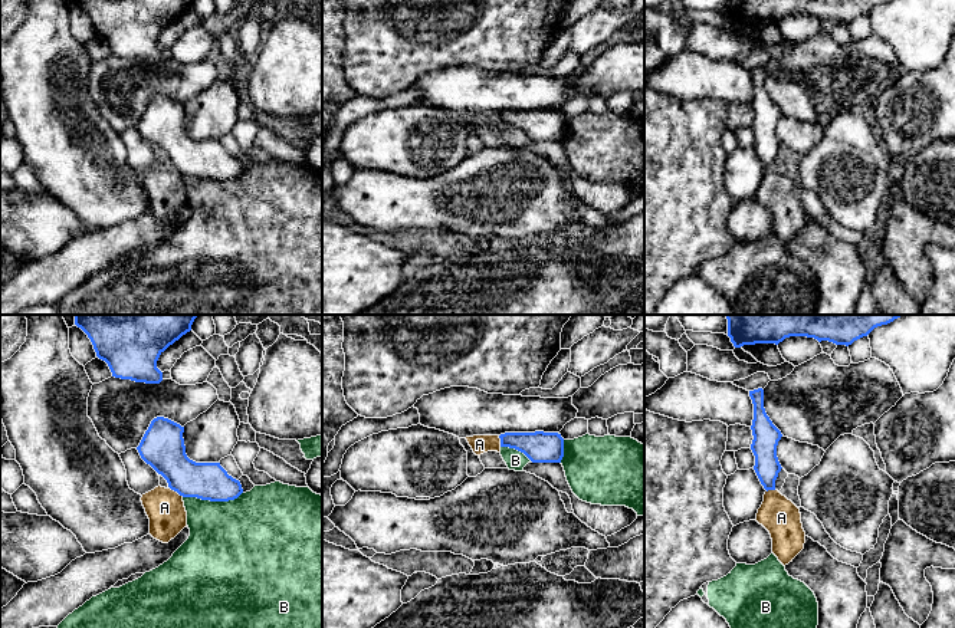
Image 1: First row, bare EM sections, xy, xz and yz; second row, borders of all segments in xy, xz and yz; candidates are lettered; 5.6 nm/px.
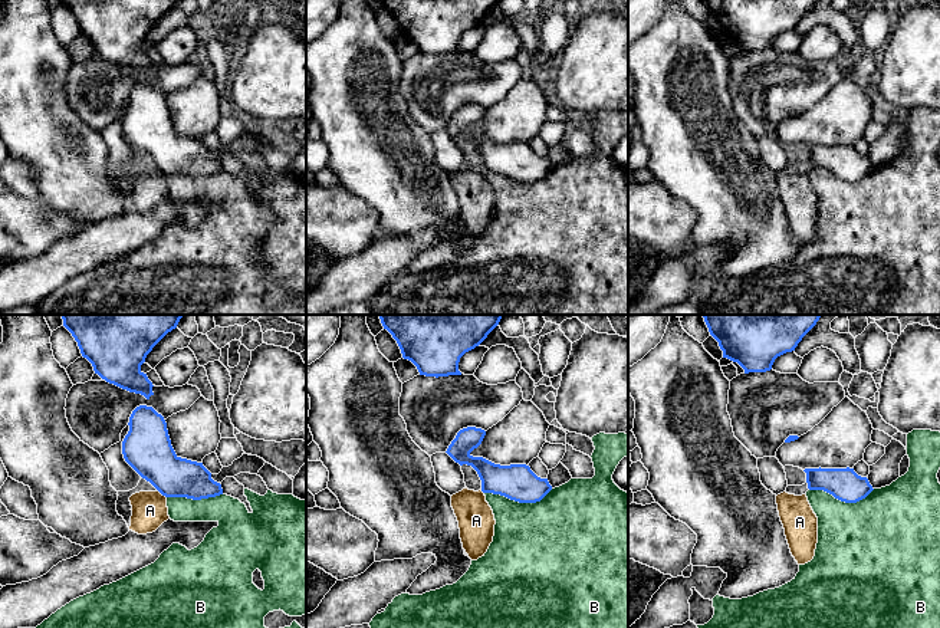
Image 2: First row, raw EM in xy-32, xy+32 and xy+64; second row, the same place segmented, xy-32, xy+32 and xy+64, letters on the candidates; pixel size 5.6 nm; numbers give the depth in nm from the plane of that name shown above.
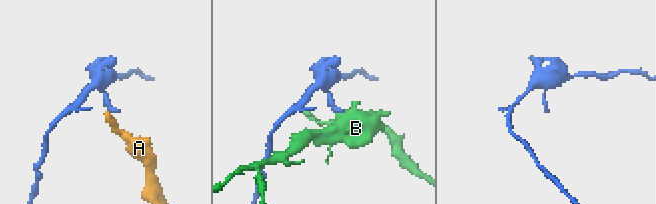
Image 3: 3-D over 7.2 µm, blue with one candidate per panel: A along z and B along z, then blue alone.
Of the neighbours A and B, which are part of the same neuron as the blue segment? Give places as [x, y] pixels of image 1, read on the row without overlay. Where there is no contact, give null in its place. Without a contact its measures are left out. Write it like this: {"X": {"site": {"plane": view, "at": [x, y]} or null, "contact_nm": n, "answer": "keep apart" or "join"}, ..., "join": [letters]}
{"A": {"site": {"plane": "xy", "at": [177, 170]}, "contact_nm": 90, "answer": "keep apart"}, "B": {"site": {"plane": "xy", "at": [212, 178]}, "contact_nm": 340, "answer": "keep apart"}, "join": []}

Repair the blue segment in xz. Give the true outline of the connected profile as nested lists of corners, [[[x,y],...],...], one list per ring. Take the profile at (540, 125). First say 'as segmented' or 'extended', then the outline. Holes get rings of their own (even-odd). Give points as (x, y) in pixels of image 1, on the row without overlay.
as segmented | [[[505,111],[499,114],[501,125],[524,131],[532,141],[561,141],[564,116],[558,111]]]

